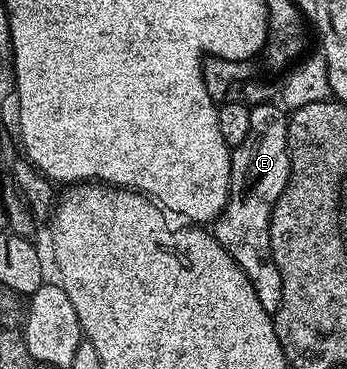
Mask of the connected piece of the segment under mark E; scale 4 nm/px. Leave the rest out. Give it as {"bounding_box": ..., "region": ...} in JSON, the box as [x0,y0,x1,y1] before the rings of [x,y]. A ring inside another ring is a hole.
{"bounding_box":[212,101,290,316],"region":[[[273,101],[253,107],[250,114],[248,136],[240,146],[233,147],[230,156],[230,199],[213,223],[212,233],[224,252],[240,264],[252,288],[256,288],[260,304],[264,304],[272,316],[282,303],[282,281],[280,268],[276,268],[276,260],[270,251],[270,221],[290,175],[288,114]]]}

